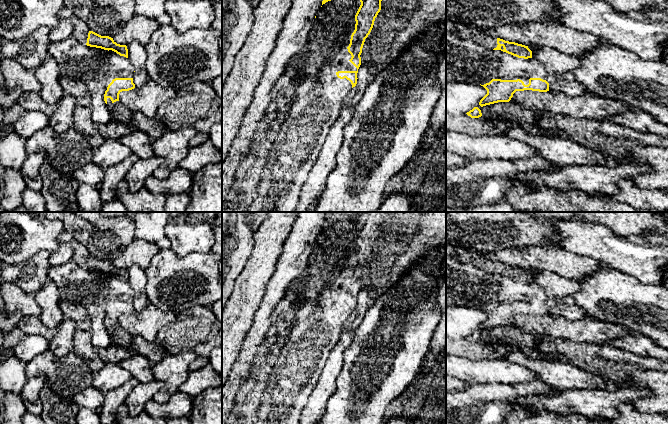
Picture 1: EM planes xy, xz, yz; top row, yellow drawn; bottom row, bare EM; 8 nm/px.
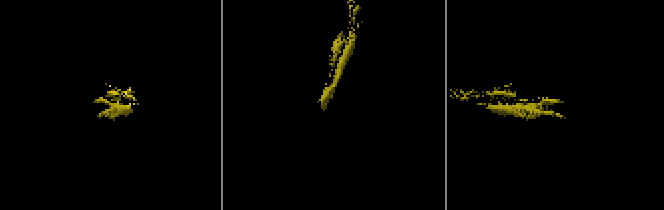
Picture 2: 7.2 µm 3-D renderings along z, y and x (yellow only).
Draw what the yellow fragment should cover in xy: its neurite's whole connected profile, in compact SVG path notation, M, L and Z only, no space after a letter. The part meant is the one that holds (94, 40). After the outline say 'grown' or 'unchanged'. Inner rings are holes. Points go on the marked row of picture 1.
M89 31L86 45L109 51L109 64L103 76L98 80L85 83L89 93L95 89L104 89L104 101L107 104L108 98L114 103L119 101L119 94L122 91L135 88L134 66L128 58L126 45L117 44L113 38L101 36L93 31Z; grown

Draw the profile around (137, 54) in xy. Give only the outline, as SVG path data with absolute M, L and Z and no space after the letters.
M133 41L128 44L127 49L128 58L134 66L135 72L133 80L135 82L135 87L140 88L149 80L149 76L145 68L147 52L145 47L136 41Z

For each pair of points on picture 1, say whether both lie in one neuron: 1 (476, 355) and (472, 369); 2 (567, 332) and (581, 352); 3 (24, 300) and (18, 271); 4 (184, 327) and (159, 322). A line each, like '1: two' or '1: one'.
1: two
2: two
3: two
4: two

